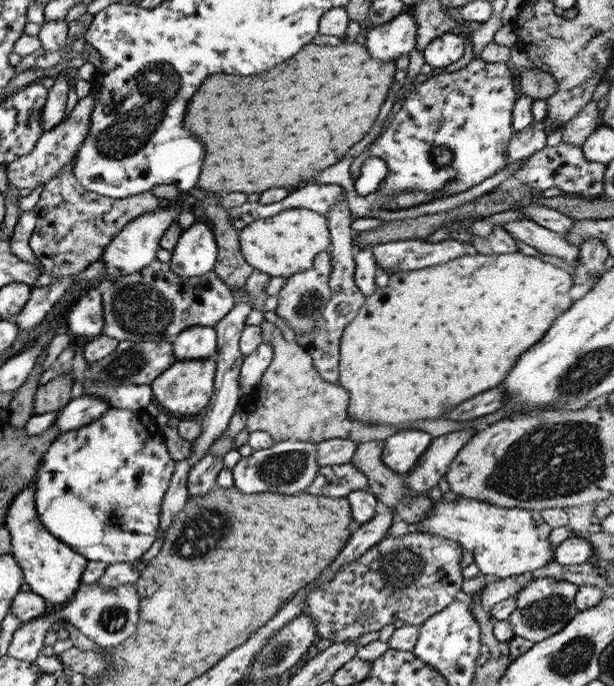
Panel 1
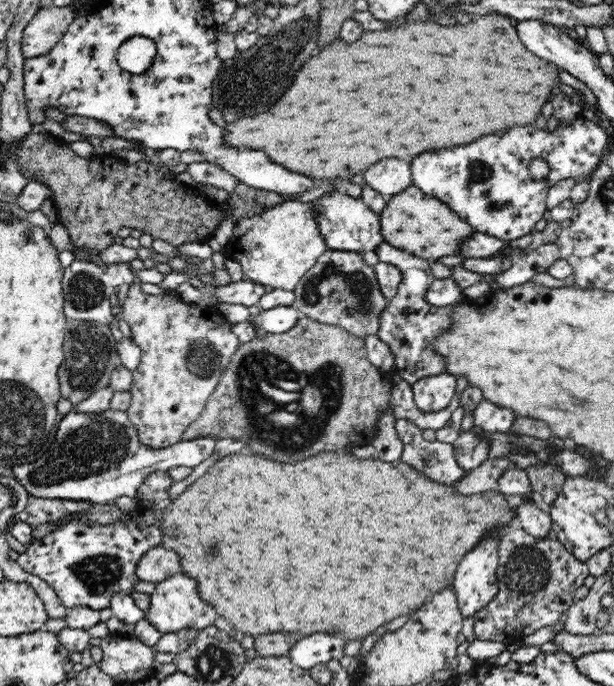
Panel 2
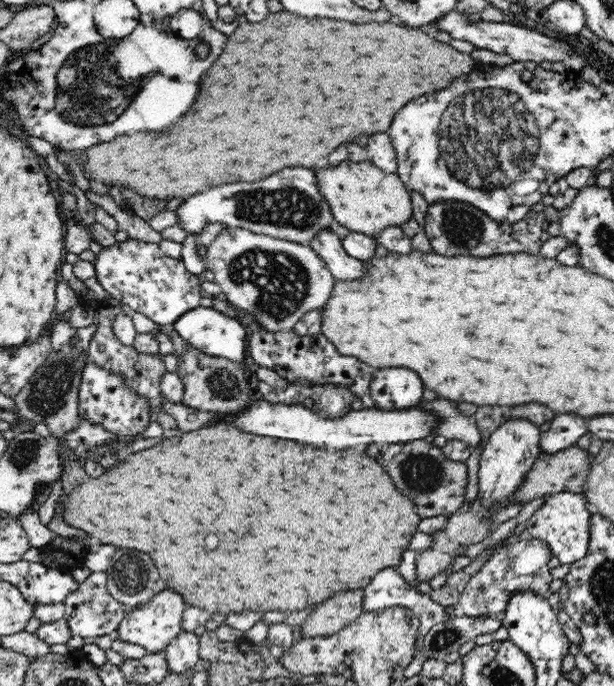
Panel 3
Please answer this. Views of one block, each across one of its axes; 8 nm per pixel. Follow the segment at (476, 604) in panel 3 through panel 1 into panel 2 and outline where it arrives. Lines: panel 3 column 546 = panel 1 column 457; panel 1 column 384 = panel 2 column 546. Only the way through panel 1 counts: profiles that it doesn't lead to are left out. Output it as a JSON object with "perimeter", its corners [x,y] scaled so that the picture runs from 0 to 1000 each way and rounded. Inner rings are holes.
{"perimeter":[[[853,771],[831,773],[811,805],[811,866],[770,895],[775,931],[837,939],[884,913],[906,910],[943,875],[936,866],[959,838],[956,821],[935,813],[912,789],[870,784]]]}

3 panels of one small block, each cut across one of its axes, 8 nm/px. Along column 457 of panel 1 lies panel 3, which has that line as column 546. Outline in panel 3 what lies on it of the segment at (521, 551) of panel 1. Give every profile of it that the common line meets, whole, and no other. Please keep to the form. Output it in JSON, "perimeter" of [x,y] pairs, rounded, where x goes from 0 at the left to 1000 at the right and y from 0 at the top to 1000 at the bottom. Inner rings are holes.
{"perimeter":[[[906,717],[889,723],[886,735],[855,764],[870,784],[889,789],[912,822],[932,822],[954,810],[961,793],[961,758],[967,749],[951,719]]]}

